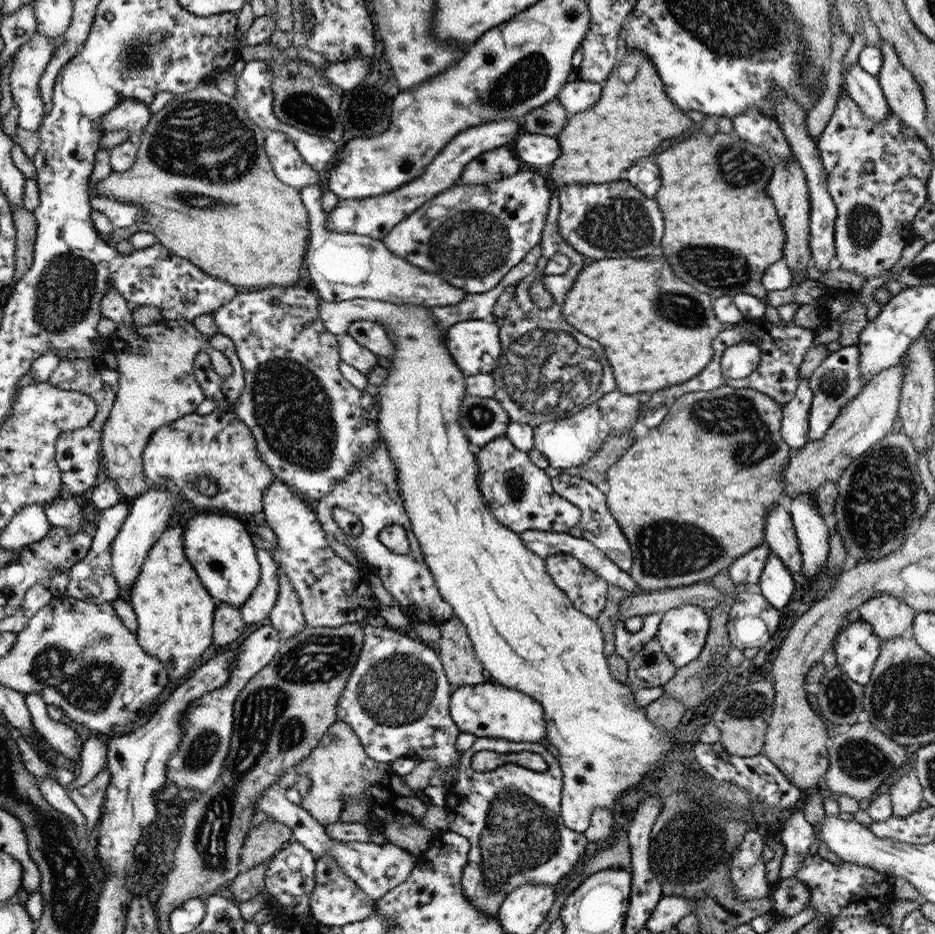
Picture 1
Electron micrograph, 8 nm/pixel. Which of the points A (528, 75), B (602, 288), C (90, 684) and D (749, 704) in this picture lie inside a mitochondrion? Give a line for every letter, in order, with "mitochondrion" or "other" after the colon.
A: mitochondrion
B: other
C: mitochondrion
D: mitochondrion

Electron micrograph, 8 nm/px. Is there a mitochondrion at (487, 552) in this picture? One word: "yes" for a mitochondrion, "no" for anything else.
no

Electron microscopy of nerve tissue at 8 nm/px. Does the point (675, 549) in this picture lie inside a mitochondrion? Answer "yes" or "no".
yes

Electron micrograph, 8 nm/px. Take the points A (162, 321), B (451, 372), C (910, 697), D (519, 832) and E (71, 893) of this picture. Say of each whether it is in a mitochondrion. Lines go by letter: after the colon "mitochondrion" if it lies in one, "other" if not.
A: other
B: other
C: mitochondrion
D: mitochondrion
E: mitochondrion

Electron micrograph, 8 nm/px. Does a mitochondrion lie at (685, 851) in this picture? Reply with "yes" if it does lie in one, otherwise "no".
yes

